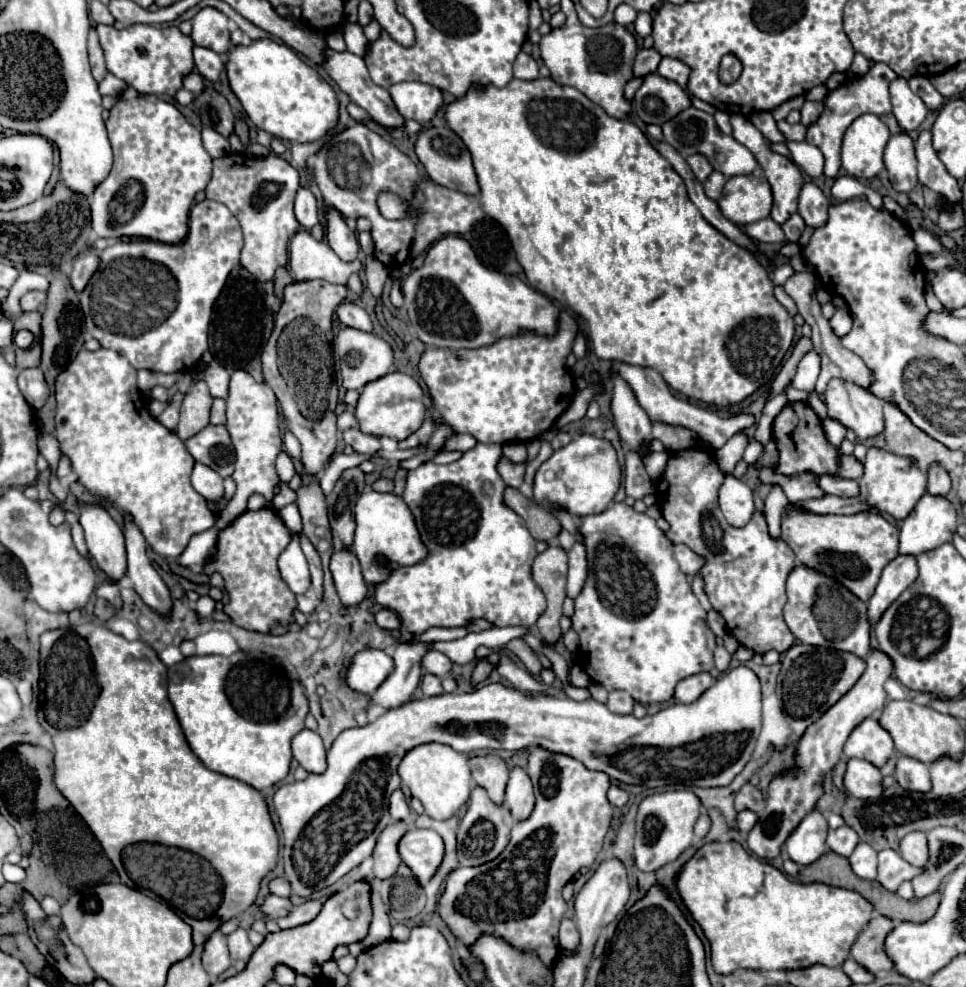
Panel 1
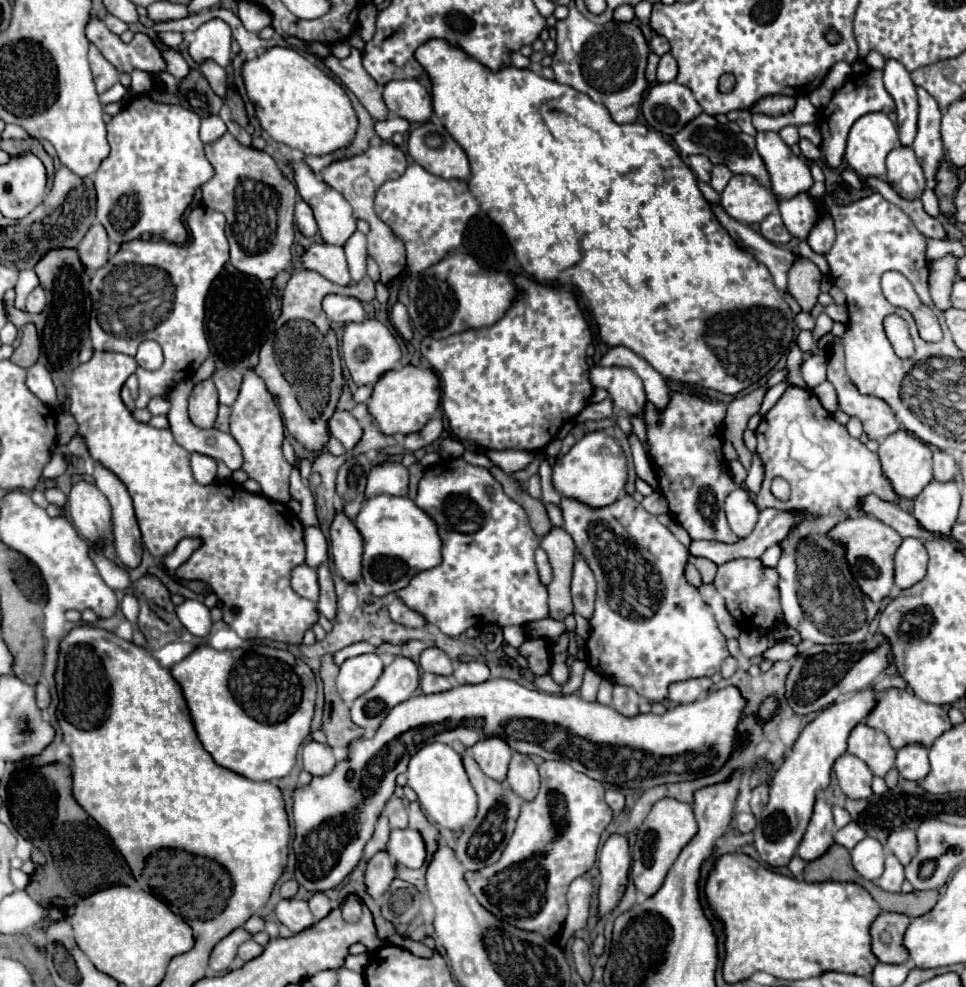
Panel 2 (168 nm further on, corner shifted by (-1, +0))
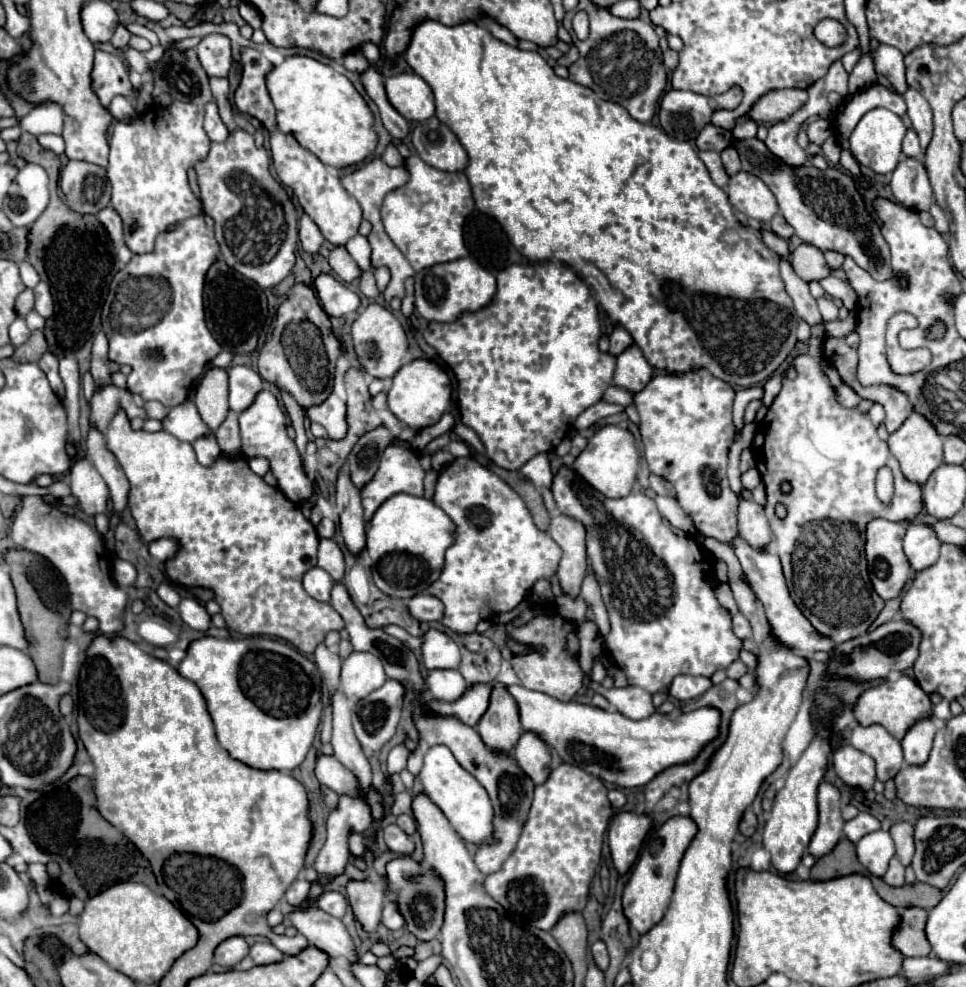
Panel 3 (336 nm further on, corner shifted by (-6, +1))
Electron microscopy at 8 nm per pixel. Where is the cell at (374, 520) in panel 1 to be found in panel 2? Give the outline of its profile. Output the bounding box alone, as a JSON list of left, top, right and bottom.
[355,494,441,596]

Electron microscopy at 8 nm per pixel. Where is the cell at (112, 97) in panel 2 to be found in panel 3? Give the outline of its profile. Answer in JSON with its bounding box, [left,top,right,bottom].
[108,97,136,121]

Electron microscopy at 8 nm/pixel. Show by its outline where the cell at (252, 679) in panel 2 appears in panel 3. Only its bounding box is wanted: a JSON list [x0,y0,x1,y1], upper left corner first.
[178,635,322,771]

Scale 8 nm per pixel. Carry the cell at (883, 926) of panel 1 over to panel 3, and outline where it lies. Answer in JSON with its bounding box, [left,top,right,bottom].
[892,907,932,957]

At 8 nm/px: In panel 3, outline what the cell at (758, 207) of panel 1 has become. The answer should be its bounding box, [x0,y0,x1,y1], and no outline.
[728,171,778,221]

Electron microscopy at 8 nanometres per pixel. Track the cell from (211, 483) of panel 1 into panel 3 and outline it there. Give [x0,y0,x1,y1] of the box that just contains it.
[194,433,220,465]

